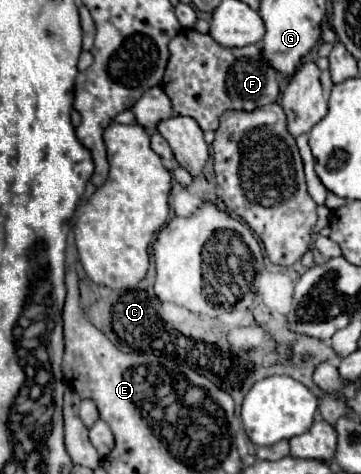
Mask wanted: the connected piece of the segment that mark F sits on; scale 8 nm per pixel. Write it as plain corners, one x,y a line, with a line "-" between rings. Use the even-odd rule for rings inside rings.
182,29
176,37
172,37
168,49
170,59
162,79
162,89
172,101
172,109
180,115
194,117
204,131
216,129
224,111
254,111
262,105
274,103
278,97
278,73
262,61
258,45
224,49
210,35
202,35
194,29

